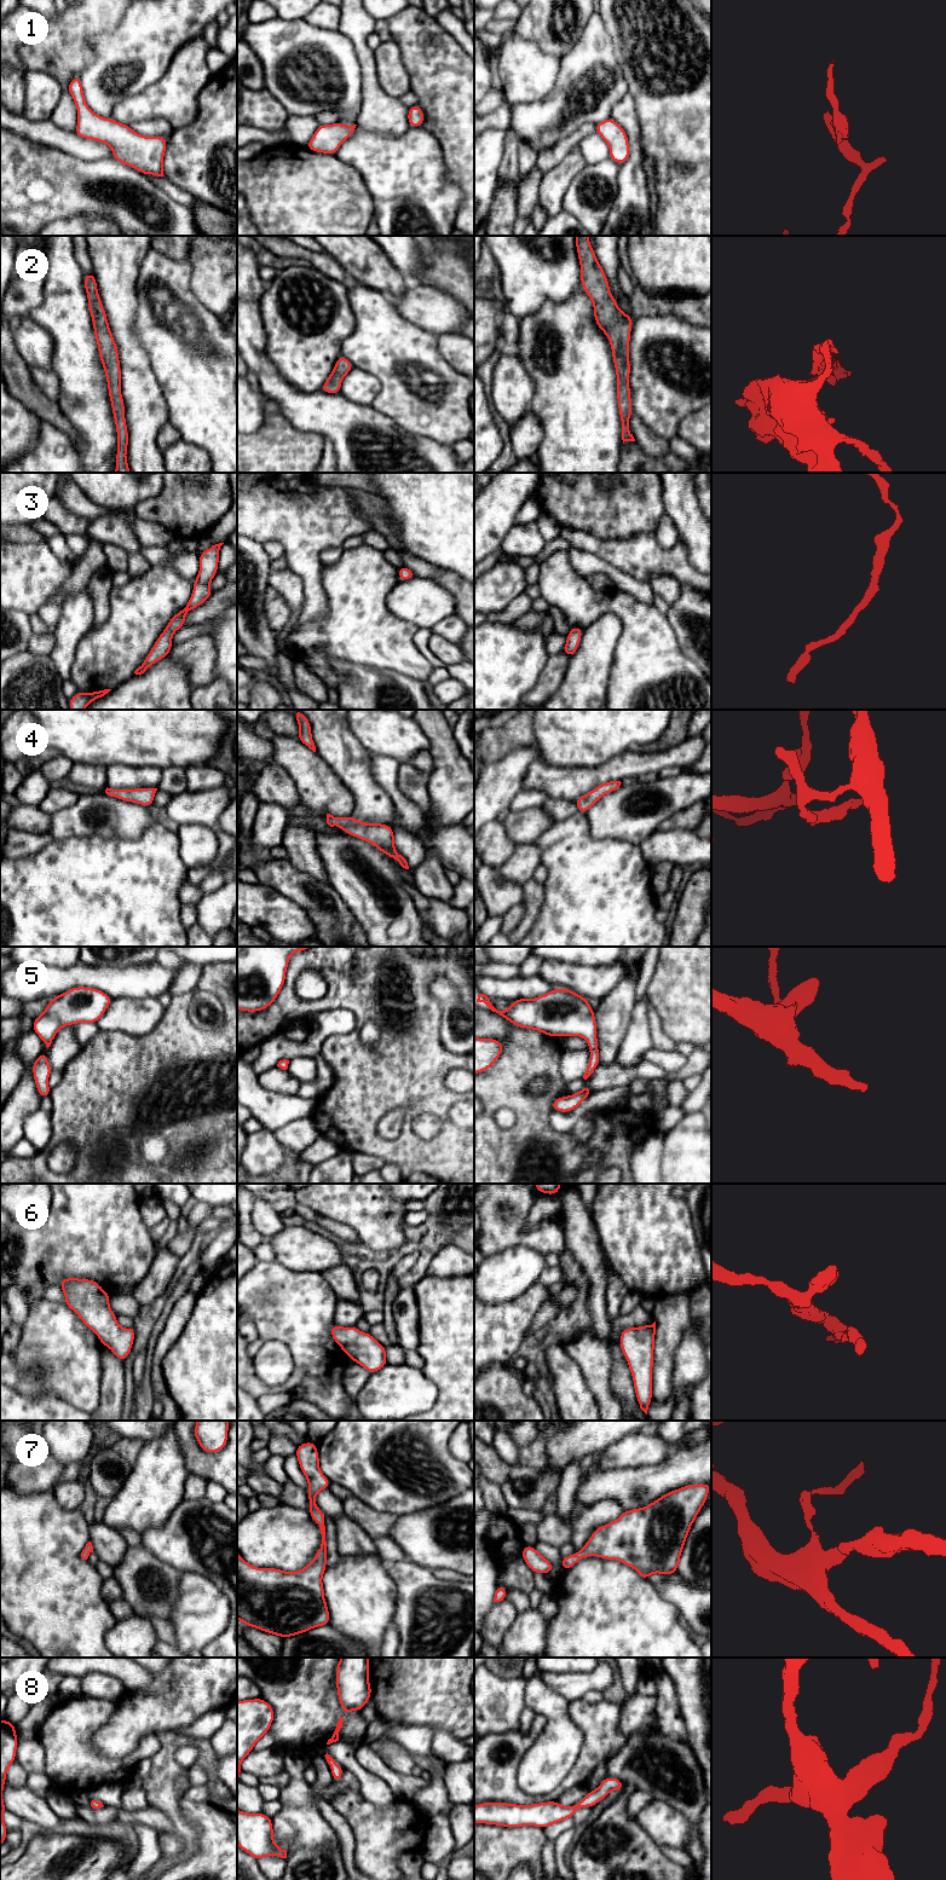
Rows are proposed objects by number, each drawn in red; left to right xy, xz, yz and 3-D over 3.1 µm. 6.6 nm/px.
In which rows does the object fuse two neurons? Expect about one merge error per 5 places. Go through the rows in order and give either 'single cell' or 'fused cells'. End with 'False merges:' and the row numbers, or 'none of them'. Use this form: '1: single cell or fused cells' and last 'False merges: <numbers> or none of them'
1: single cell
2: single cell
3: single cell
4: single cell
5: single cell
6: single cell
7: single cell
8: single cell
False merges: none of them

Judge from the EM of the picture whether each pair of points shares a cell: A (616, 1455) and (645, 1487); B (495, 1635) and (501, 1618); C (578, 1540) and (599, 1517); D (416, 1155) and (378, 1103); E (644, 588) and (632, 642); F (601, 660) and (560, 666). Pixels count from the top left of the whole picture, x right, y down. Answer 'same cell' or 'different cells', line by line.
A: different cells
B: same cell
C: same cell
D: same cell
E: different cells
F: different cells

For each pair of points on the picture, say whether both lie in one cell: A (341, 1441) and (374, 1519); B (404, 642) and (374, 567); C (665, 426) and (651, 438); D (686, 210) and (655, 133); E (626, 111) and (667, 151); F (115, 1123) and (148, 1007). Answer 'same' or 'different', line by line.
A: different
B: same
C: different
D: same
E: different
F: different

